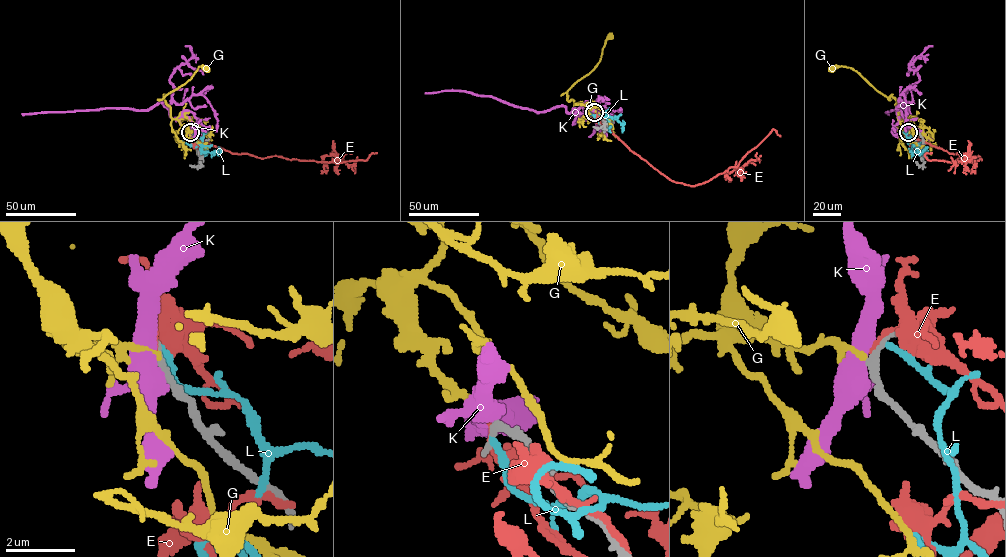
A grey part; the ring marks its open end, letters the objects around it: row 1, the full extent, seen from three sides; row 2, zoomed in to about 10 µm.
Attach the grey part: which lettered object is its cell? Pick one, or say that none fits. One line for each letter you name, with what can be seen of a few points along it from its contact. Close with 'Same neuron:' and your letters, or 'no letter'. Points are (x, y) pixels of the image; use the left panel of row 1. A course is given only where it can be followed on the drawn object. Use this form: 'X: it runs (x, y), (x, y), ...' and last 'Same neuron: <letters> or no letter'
G: it runs (190, 132), (171, 118), (163, 96), (186, 82), (199, 66), (207, 69)
Same neuron: G

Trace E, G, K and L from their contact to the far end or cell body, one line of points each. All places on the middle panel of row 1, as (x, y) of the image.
E: (593, 113), (631, 150), (667, 177), (692, 186), (737, 167), (772, 129), (780, 136)
G: (594, 112), (579, 103), (574, 103), (572, 99), (568, 101), (566, 93), (595, 67), (605, 41), (611, 35)
K: (593, 112), (601, 110), (586, 101), (573, 115), (564, 106), (536, 112), (465, 91), (425, 93)
L: (593, 113), (617, 119), (623, 126), (622, 132)

